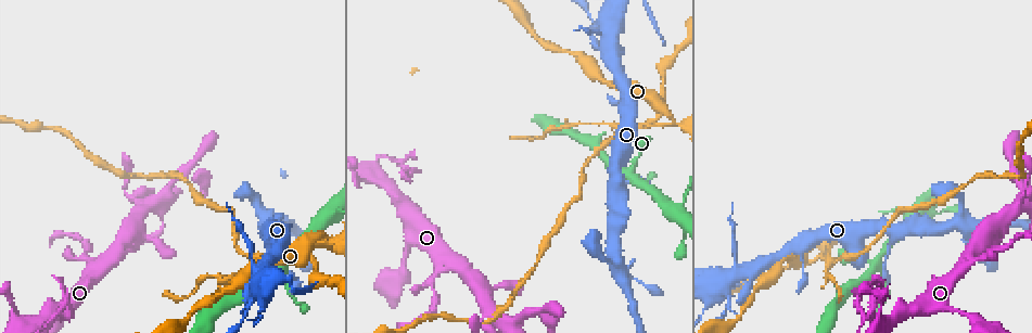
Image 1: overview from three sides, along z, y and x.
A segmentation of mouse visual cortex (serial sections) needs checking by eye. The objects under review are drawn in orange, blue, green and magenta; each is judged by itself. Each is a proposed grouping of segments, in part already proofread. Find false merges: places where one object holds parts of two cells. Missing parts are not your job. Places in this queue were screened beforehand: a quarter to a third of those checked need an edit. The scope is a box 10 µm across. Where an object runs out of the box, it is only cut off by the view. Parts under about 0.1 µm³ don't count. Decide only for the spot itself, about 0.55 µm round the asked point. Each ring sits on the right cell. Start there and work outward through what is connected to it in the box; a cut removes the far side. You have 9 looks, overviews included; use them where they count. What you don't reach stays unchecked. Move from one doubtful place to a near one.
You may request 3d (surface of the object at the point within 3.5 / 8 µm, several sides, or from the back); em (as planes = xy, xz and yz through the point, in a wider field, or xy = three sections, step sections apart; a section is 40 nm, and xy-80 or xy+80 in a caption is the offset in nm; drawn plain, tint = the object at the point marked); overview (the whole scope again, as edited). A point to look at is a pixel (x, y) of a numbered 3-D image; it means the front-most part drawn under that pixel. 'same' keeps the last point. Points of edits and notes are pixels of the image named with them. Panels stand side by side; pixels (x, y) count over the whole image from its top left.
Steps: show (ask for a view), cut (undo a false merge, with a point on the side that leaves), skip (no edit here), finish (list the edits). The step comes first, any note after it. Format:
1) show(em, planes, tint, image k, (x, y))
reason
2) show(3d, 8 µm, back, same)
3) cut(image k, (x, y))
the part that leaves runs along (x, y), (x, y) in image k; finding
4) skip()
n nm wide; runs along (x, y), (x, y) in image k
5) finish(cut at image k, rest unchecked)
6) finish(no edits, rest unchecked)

show(3d, 3.5 µm, back, image 1, (319, 237))

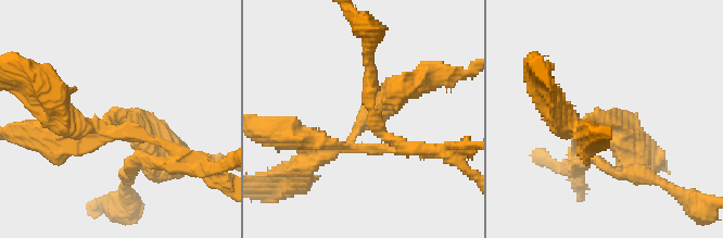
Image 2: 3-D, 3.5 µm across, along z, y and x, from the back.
cut(image 2, (596, 159))
a second cell is stuck on

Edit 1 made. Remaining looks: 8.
show(3d, 3.5 µm, image 1, (244, 316))
narrows sharply

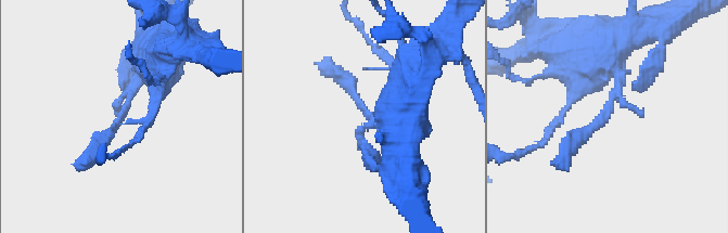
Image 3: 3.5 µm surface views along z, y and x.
show(em, xy, step 5, tint, image 3, (366, 110))

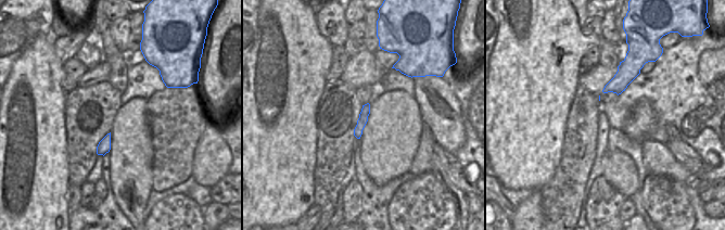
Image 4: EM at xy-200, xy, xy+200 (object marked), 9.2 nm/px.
skip()
runs along (367, 106), (357, 135) in image 4; all the same cell

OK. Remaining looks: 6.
show(3d, 8 µm, image 1, (877, 262))
sharp bend

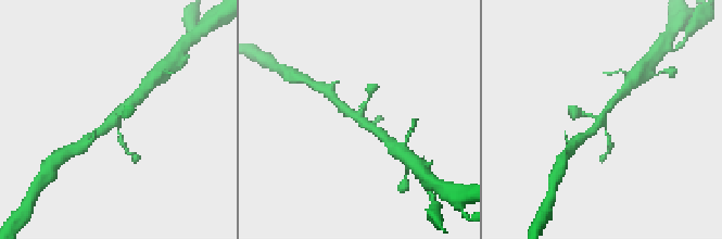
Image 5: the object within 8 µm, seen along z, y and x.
show(3d, 3.5 µm, same)

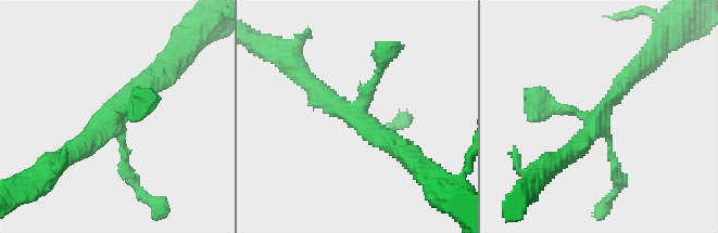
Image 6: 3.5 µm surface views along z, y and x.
show(em, xy, step 5, tint, image 6, (362, 122))
now the EM

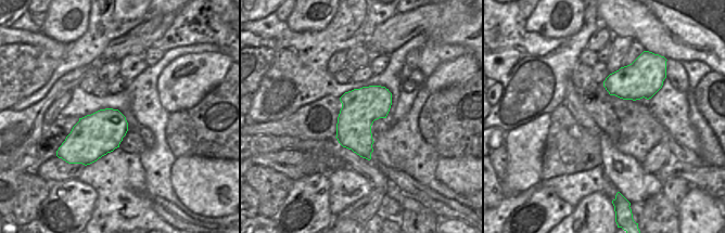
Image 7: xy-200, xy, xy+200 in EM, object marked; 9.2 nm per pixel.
skip()
360 nm wide; runs along (551, 105), (595, 123), (642, 63) in image 6; one cell here

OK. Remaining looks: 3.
show(em, xy, step 1, tint, image 1, (433, 295))
a narrow waist

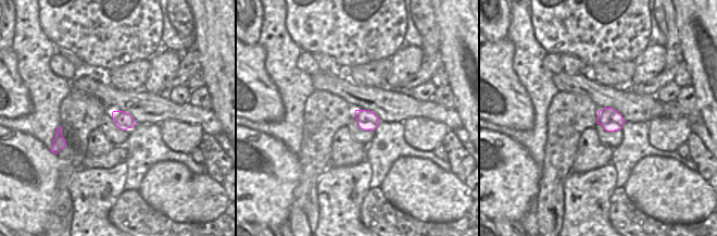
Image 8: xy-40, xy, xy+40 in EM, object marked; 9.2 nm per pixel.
show(3d, 3.5 µm, same)
wider look

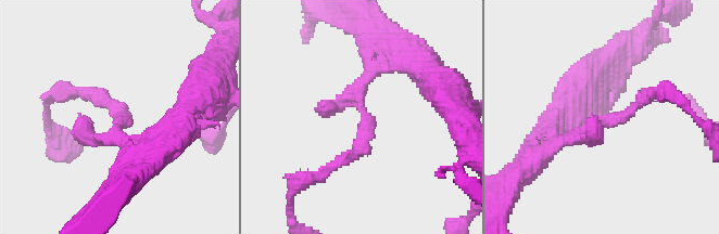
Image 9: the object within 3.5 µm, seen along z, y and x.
skip()
runs along (544, 153), (650, 95) in image 9; all the same cell

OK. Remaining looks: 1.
finish(cut at image 2, rest unchecked)

